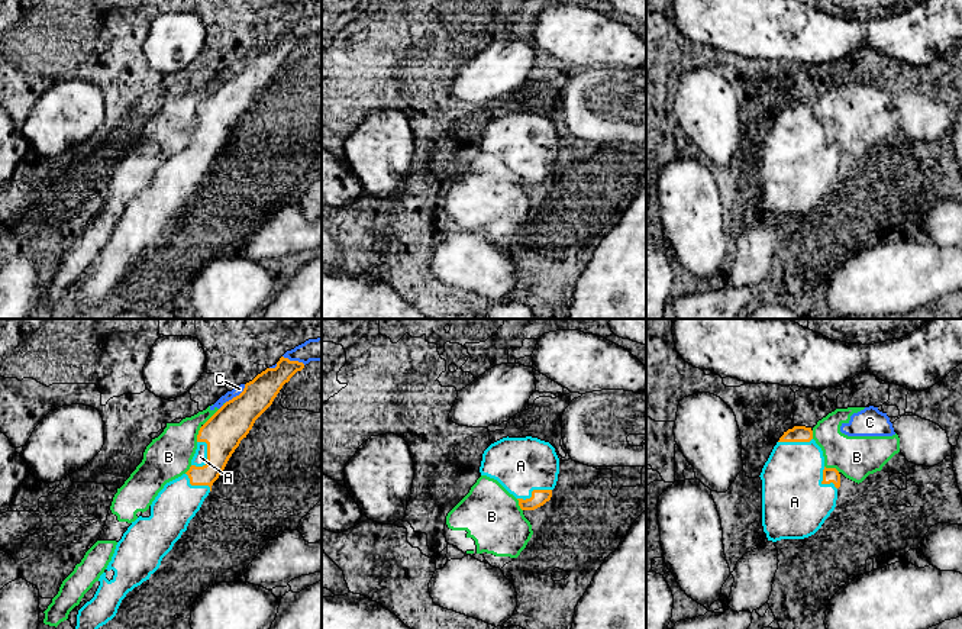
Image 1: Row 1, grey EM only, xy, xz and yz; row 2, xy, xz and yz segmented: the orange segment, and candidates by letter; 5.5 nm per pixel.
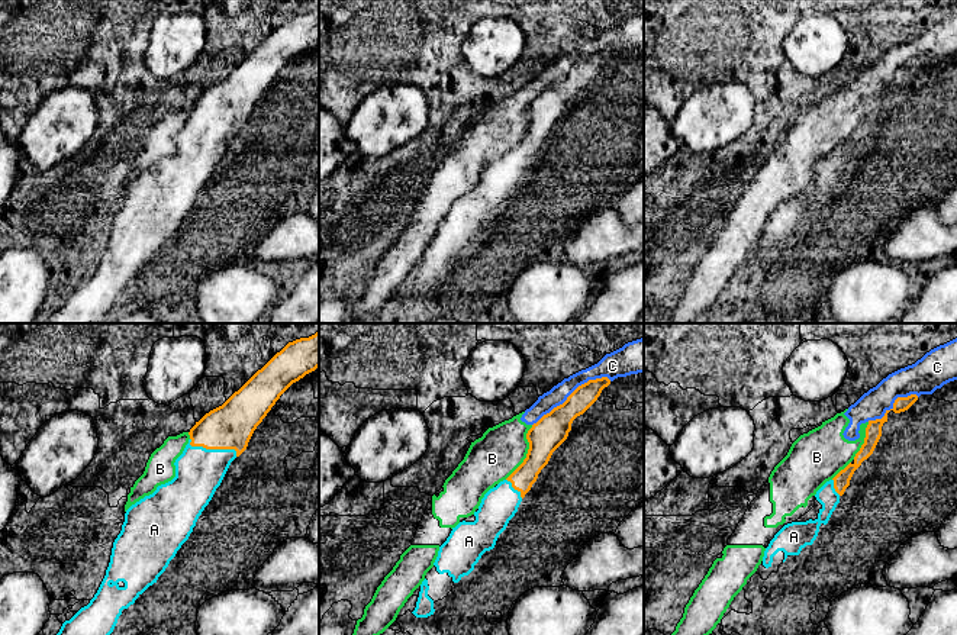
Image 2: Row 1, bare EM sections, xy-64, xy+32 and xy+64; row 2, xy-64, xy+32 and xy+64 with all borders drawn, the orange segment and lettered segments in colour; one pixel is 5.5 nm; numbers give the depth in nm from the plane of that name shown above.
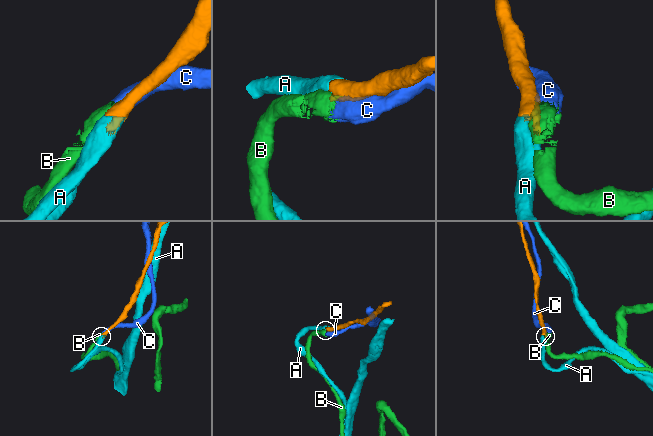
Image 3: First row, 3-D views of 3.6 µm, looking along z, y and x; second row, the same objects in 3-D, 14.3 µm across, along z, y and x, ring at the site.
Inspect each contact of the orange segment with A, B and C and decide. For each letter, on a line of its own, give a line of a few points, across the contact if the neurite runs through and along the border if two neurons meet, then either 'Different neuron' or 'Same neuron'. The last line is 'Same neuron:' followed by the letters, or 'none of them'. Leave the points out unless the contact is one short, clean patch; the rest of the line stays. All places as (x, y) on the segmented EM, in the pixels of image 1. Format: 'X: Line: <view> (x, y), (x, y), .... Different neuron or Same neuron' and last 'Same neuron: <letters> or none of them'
A: Same neuron
B: Line: xy (219, 409), (200, 428), (196, 441). Different neuron
C: Different neuron
Same neuron: A

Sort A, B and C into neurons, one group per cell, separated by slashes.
A / B C

